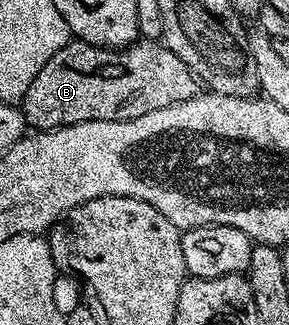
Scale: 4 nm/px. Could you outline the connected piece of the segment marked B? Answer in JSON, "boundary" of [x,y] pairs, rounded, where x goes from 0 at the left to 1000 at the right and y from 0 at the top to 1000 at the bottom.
{"boundary":[[[253,117],[225,145],[201,151],[159,200],[145,200],[131,237],[104,255],[76,308],[87,369],[114,378],[125,403],[183,403],[190,391],[270,385],[284,372],[436,372],[474,366],[505,348],[533,348],[533,335],[574,335],[588,323],[616,323],[630,311],[682,302],[685,246],[678,228],[564,129],[498,132],[474,126],[450,145],[391,151],[291,132]]]}

